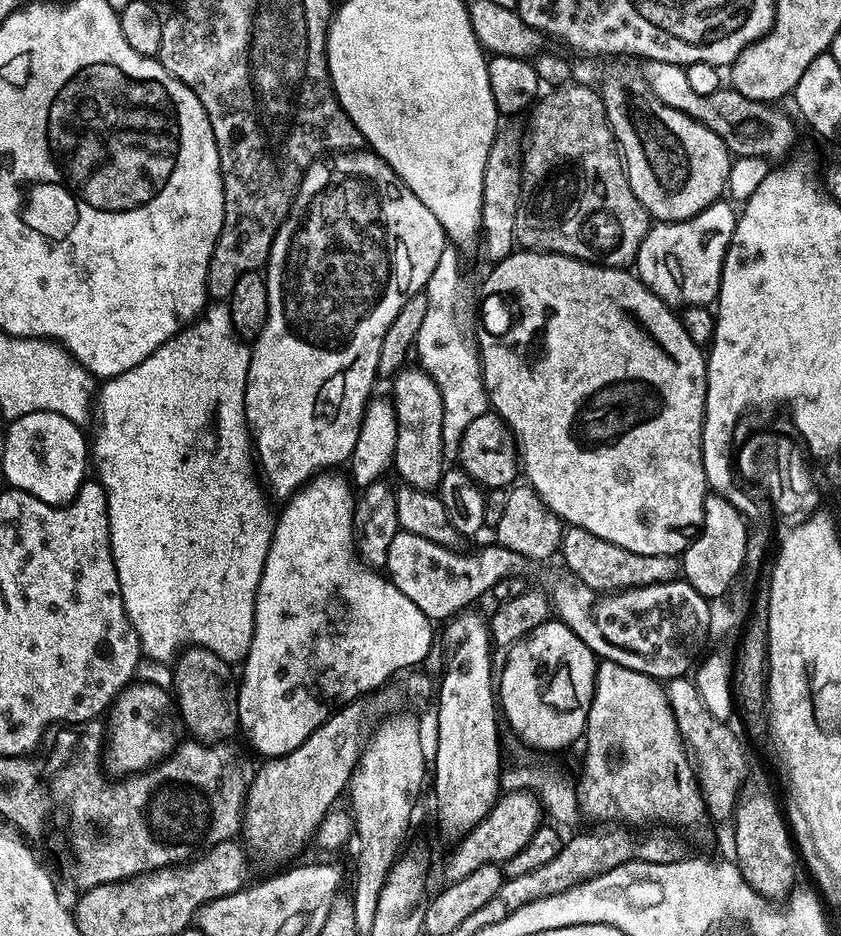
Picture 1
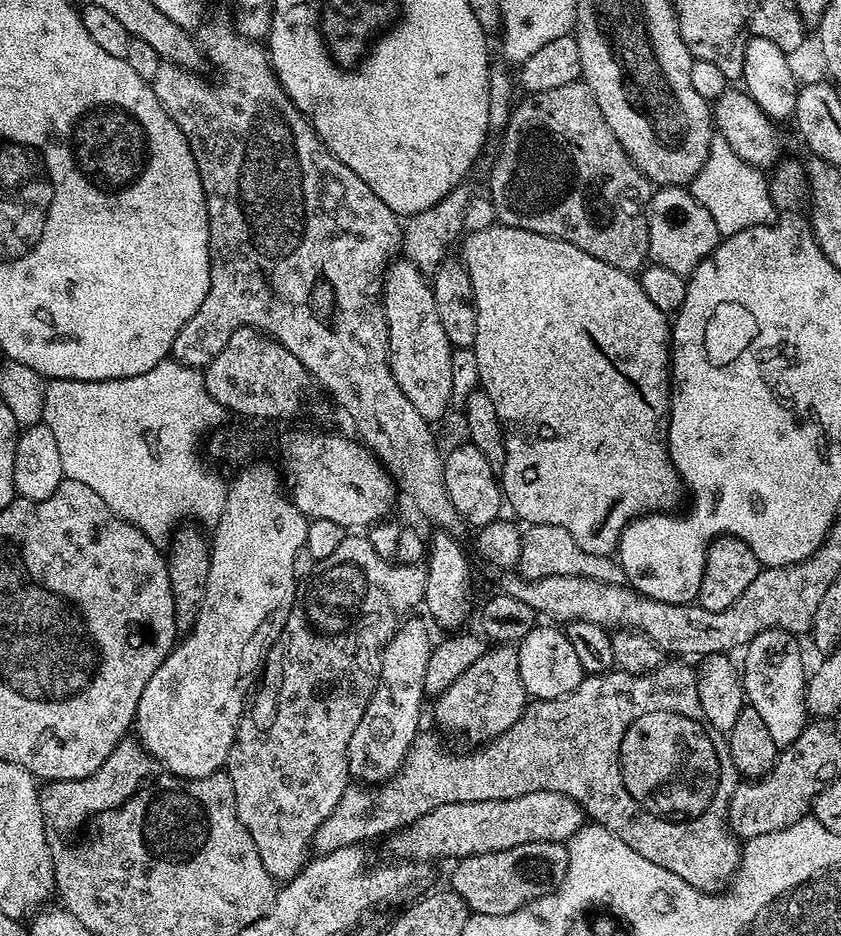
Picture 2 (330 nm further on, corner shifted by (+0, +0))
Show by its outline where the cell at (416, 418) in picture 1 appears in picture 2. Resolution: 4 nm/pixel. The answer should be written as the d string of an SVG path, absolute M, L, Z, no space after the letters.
M397 259L389 263L384 273L382 303L388 323L388 361L394 382L398 382L402 394L410 398L422 418L436 422L443 418L448 404L453 403L450 374L454 349L446 338L446 330L442 330L442 322L438 322L432 285L410 261Z

